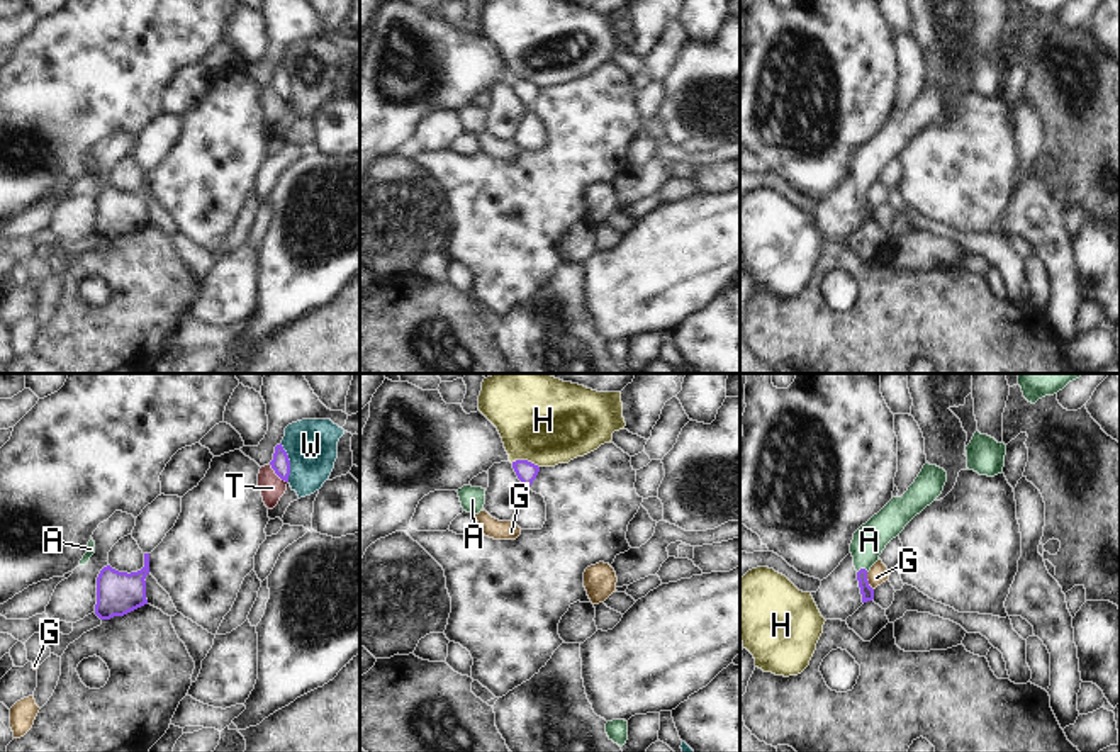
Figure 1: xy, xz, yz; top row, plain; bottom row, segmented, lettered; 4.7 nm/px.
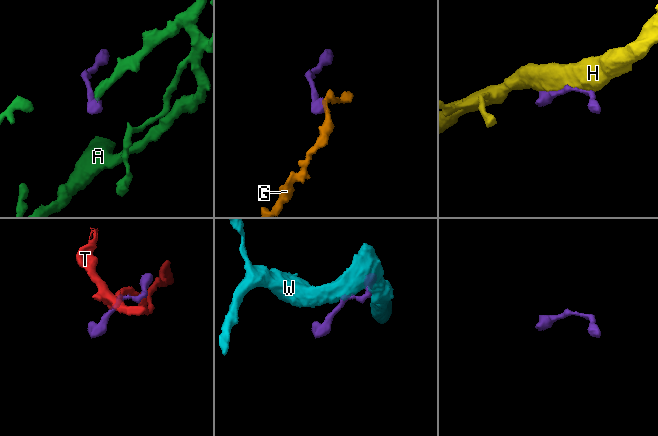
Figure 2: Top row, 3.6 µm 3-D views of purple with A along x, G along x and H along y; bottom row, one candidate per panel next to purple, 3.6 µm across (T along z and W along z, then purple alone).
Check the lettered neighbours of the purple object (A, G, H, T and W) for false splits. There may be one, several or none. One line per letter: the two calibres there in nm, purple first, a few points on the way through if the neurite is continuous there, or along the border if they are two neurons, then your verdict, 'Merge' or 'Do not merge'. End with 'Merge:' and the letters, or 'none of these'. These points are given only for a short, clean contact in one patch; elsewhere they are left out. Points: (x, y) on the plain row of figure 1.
A: Thickness 60 nm (purple) against 160 nm. Path across: yz (868, 213), (862, 202), (862, 189), (869, 160). Merge
G: Thickness 60 nm (purple) against 90 nm. Boundary: yz (866, 192), (868, 204), (873, 209). Do not merge
H: Thickness 100 nm (purple) against 400 nm. Do not merge
T: Thickness 90 nm (purple) against 120 nm. Boundary: xy (270, 84), (287, 102). Do not merge
W: Thickness 90 nm (purple) against 240 nm. Boundary: xy (280, 63), (289, 80), (289, 101). Do not merge
Merge: A

